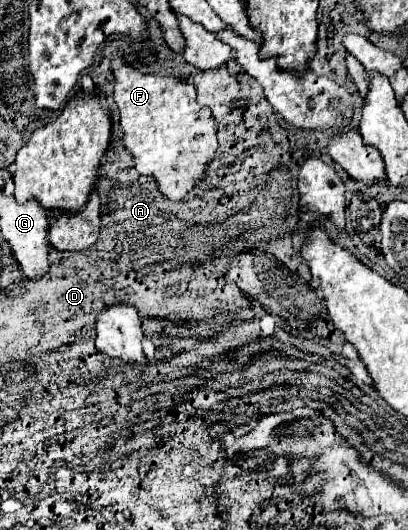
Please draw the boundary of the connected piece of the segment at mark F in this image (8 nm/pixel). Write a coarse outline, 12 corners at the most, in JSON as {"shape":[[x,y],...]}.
{"shape":[[117,51],[113,99],[135,169],[183,201],[217,149],[185,77]]}

